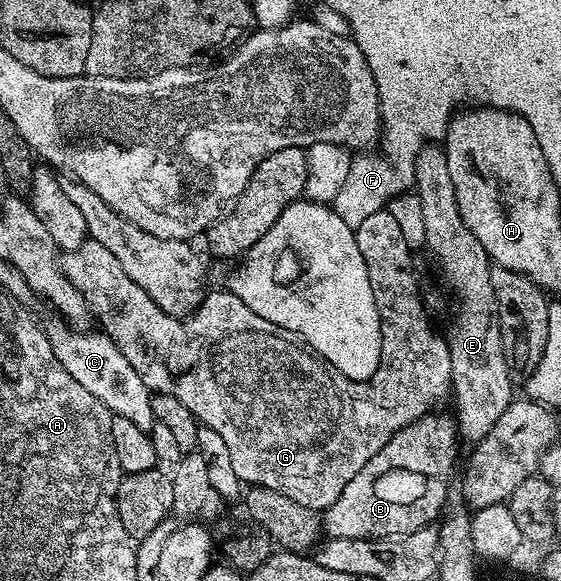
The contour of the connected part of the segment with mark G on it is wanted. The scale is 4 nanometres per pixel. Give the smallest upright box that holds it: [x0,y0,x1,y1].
[62,209,452,513]

